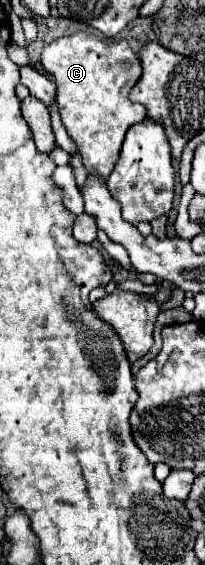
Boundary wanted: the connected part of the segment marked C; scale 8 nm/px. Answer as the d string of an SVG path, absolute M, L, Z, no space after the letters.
M78 31L46 45L42 51L42 65L54 75L62 123L70 139L78 145L82 163L88 171L106 179L118 159L128 127L148 117L144 107L134 107L134 103L128 101L130 89L142 75L138 55L124 39L106 43L96 35Z

